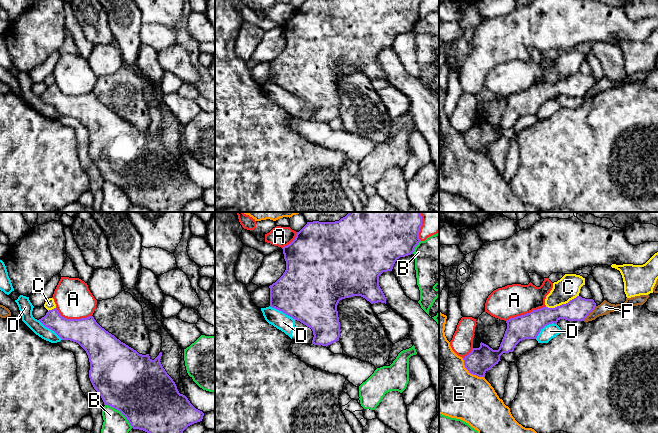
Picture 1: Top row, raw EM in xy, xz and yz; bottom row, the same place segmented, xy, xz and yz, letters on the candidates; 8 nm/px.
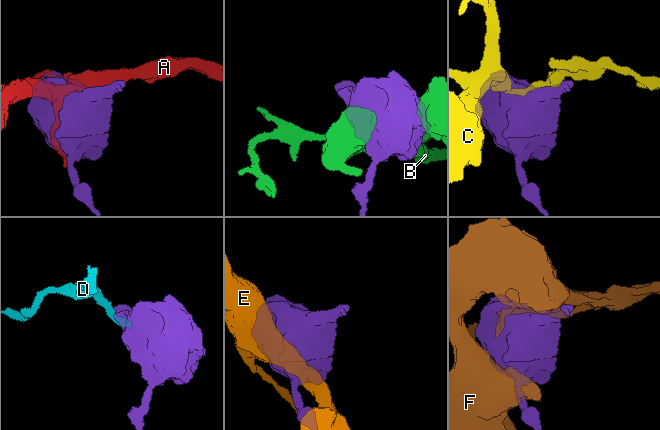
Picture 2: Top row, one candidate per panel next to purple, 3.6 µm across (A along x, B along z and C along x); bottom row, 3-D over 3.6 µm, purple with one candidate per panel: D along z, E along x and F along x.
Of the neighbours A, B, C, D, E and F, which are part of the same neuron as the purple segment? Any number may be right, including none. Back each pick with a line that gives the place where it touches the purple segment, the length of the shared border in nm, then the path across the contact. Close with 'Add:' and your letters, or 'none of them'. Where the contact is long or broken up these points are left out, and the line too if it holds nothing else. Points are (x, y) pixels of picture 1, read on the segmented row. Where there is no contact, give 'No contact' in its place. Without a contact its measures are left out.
Add: none of them

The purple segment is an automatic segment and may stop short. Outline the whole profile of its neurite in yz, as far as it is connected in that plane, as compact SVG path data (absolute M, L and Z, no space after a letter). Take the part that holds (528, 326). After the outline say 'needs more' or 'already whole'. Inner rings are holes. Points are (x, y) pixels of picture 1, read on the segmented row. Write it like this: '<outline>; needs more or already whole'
M581 296L555 308L543 307L530 313L510 318L506 321L507 329L498 350L480 343L479 348L463 358L469 373L484 377L485 373L498 364L503 353L513 352L516 345L525 339L536 339L540 331L549 324L557 324L560 319L568 321L584 321L596 307L593 299Z; already whole

